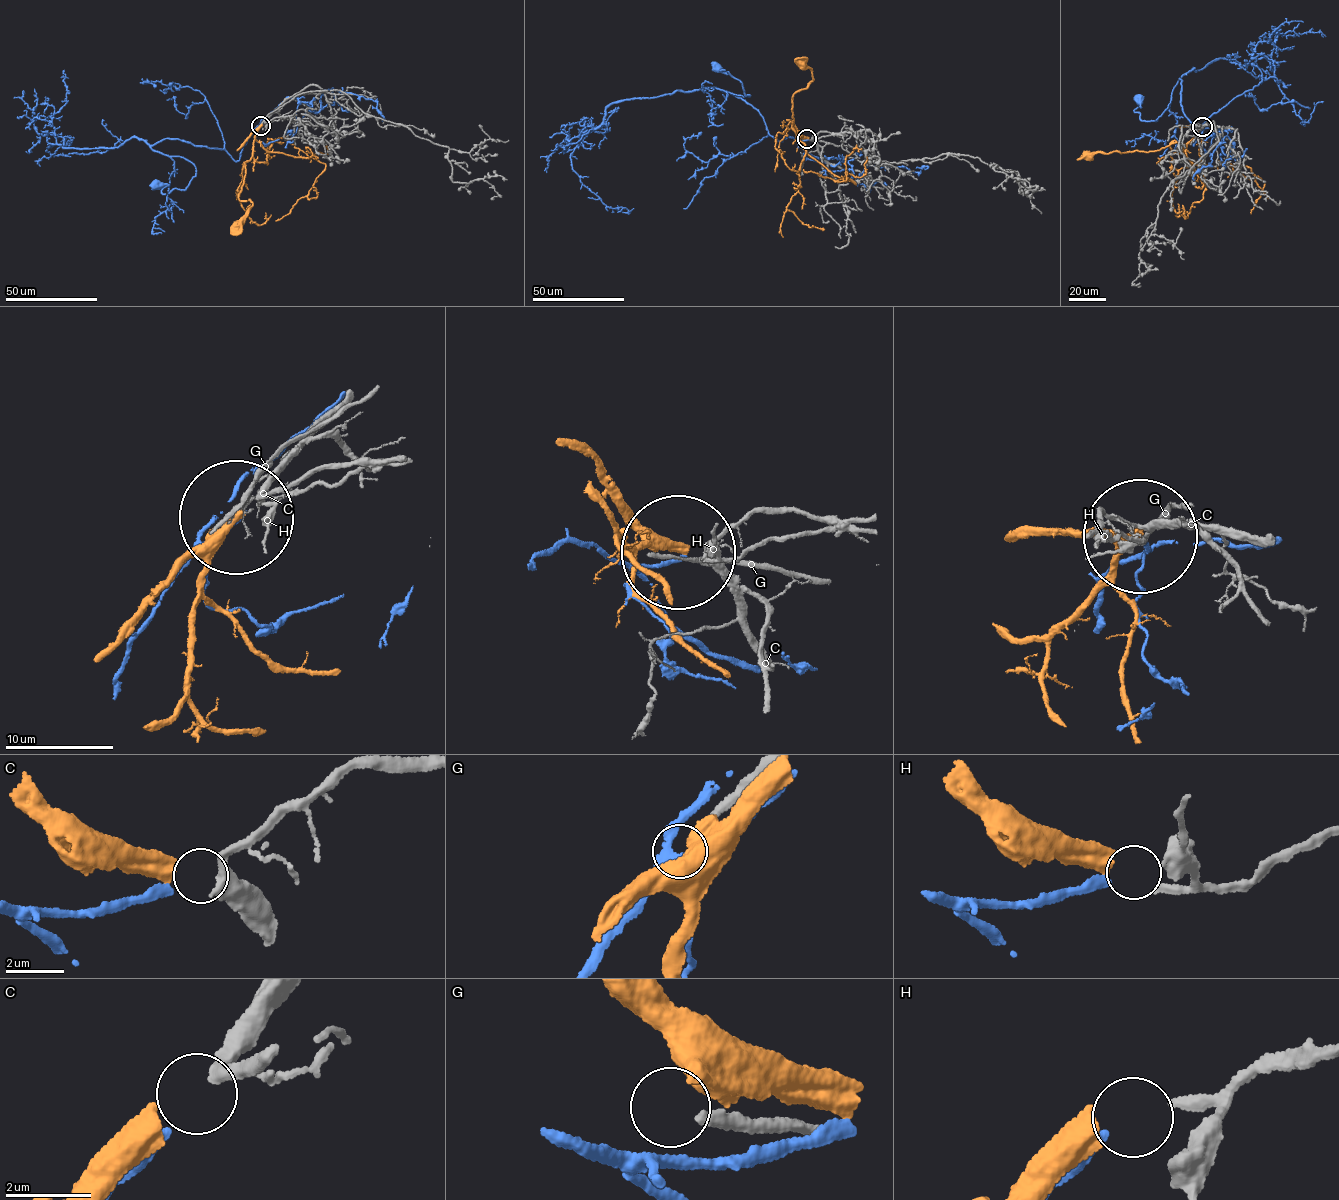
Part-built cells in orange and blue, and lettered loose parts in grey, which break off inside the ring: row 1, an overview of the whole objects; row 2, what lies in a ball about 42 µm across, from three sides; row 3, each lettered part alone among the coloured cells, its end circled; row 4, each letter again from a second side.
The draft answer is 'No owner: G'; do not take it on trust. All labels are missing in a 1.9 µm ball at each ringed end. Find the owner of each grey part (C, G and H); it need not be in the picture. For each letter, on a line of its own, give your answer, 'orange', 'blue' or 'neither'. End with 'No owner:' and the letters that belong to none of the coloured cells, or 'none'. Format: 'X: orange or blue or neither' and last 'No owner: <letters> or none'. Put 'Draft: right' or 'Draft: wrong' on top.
Draft: right
C: orange
G: neither
H: blue
No owner: G

